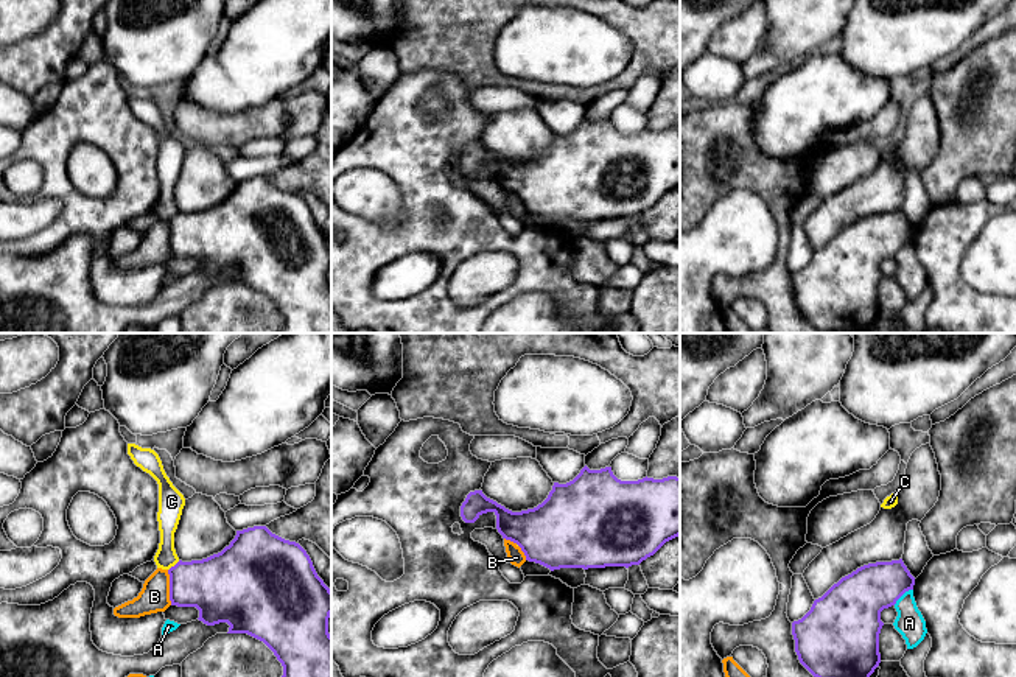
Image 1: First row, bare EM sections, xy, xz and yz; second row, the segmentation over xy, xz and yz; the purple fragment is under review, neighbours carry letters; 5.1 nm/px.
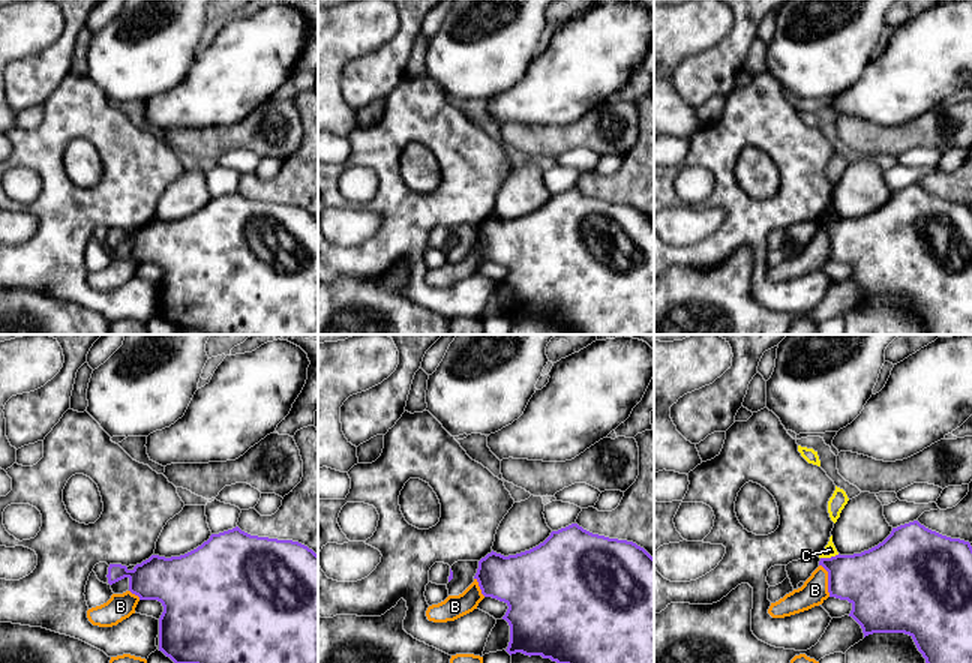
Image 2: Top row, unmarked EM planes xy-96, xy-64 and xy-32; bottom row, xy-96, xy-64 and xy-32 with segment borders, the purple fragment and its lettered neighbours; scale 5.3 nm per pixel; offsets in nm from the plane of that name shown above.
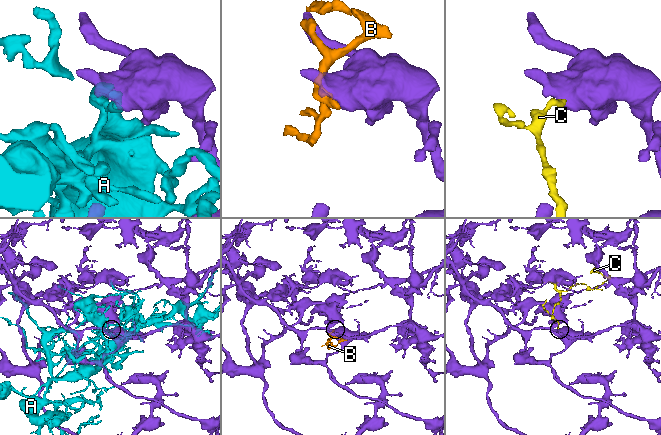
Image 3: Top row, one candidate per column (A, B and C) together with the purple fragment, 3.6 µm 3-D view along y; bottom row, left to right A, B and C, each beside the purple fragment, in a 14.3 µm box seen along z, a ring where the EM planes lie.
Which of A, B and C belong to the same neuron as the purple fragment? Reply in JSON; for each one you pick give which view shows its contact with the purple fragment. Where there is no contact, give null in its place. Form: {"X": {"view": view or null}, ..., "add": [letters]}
{"add": []}

